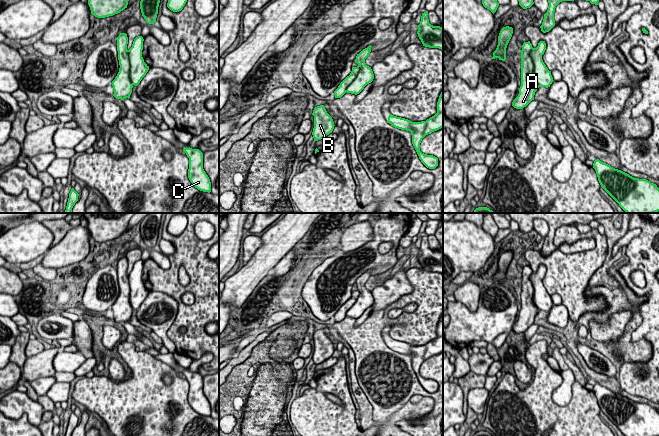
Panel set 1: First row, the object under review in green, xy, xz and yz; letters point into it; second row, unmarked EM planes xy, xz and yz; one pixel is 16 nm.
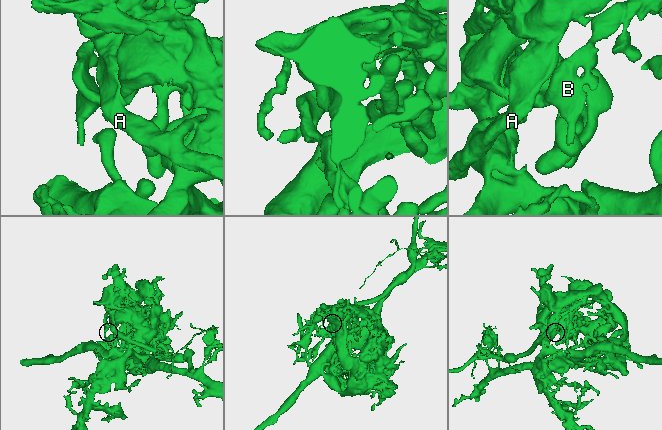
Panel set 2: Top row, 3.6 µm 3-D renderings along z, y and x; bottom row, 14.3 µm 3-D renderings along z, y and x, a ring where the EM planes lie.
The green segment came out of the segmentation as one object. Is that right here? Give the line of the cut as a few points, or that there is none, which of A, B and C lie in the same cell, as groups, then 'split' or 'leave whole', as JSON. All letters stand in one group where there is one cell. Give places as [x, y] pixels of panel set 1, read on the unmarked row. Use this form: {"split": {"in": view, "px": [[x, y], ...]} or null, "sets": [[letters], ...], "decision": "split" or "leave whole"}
{"split": {"in": "yz", "px": [[532, 271], [530, 281], [533, 286], [533, 302], [540, 310]]}, "sets": [["A"], ["B", "C"]], "decision": "split"}

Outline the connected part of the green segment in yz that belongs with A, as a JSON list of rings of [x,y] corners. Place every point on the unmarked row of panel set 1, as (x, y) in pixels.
[[[528,265],[523,267],[522,274],[520,275],[521,310],[518,320],[512,326],[512,330],[516,333],[523,333],[534,324],[535,316],[540,311],[533,301],[534,288],[530,280],[532,272],[532,268]]]

